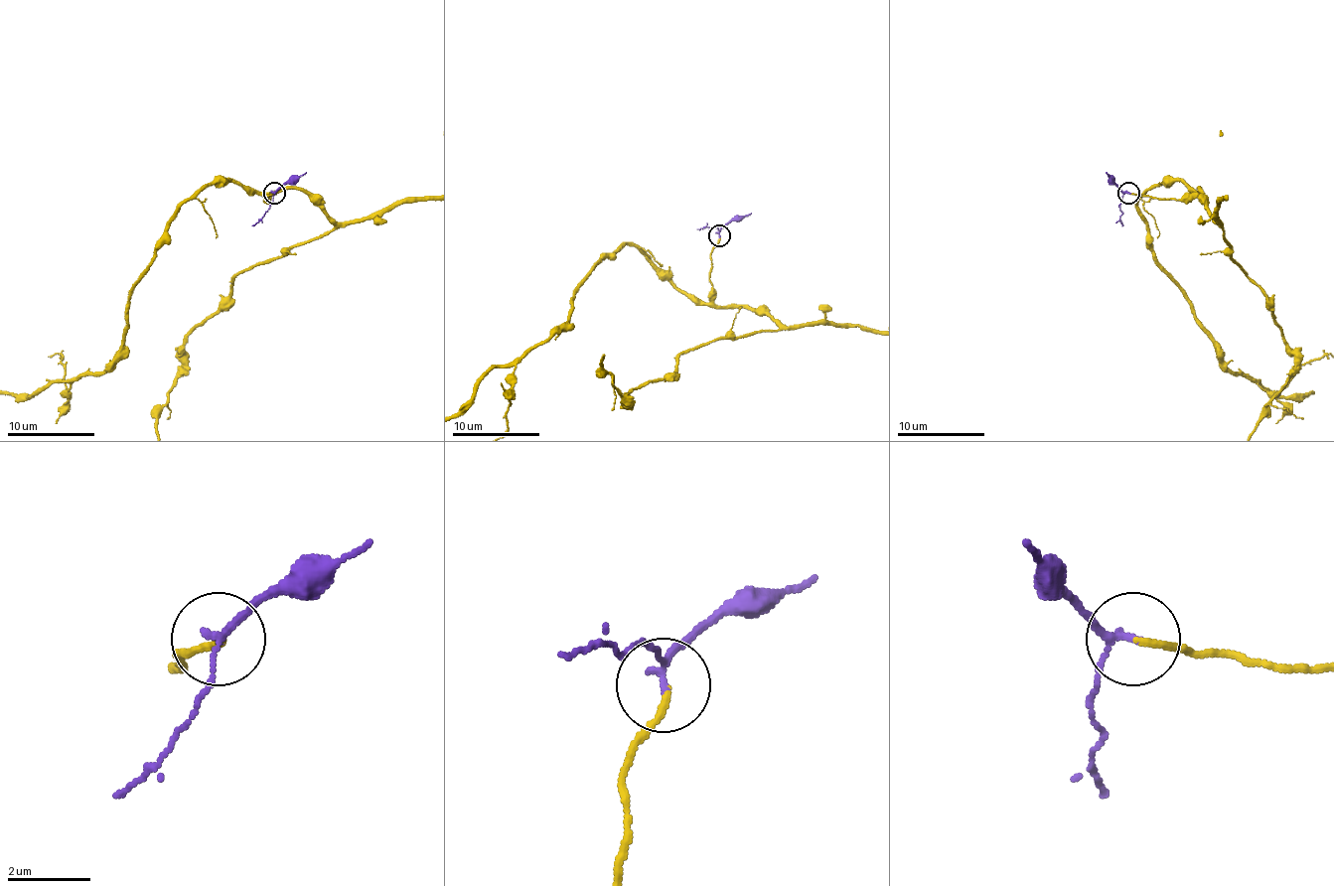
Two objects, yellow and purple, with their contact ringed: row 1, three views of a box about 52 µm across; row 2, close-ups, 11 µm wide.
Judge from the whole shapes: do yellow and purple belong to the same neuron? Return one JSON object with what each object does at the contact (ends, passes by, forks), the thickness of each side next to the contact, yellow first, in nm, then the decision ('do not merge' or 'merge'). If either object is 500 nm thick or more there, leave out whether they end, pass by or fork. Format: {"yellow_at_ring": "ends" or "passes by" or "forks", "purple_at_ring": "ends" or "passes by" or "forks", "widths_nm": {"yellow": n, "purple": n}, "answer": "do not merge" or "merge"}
{"yellow_at_ring": "ends", "purple_at_ring": "passes by", "widths_nm": {"yellow": 140, "purple": 150}, "answer": "merge"}

